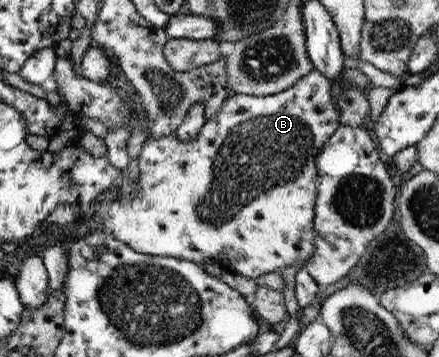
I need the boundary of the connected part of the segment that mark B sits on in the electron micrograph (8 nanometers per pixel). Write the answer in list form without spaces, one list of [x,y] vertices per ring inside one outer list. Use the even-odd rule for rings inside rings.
[[[313,73],[302,77],[290,88],[281,93],[270,96],[252,96],[250,94],[230,95],[220,111],[210,121],[205,121],[200,133],[194,139],[182,141],[177,133],[162,135],[162,137],[148,136],[143,142],[138,156],[138,191],[132,197],[124,197],[122,201],[116,199],[112,202],[102,202],[95,206],[94,216],[84,218],[84,224],[92,232],[102,230],[112,234],[116,240],[122,240],[132,248],[134,252],[150,254],[151,256],[176,257],[178,259],[193,261],[195,264],[218,264],[225,266],[230,271],[237,272],[249,279],[257,279],[263,274],[279,272],[295,265],[304,265],[311,254],[316,251],[316,237],[314,237],[314,216],[317,196],[318,171],[315,165],[316,157],[322,149],[322,145],[332,136],[339,127],[339,112],[335,108],[335,92],[332,91],[332,83],[323,75]]]

